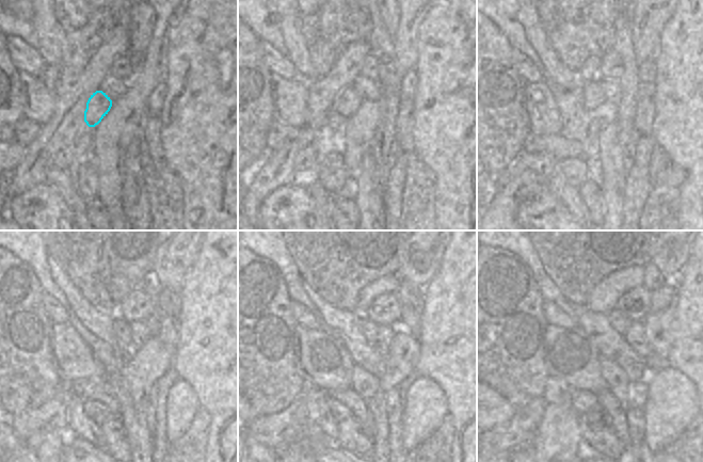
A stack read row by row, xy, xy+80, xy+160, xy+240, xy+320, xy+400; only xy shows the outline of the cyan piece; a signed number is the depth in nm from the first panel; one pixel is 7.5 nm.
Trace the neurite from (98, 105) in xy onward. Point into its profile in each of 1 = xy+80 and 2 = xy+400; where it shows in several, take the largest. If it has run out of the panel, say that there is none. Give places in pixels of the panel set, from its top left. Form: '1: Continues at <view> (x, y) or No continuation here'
1: Continues at xy+80 (347, 101)
2: Continues at xy+400 (619, 321).

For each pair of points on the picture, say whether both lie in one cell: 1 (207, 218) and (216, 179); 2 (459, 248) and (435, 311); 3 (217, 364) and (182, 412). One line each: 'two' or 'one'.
1: one
2: one
3: two

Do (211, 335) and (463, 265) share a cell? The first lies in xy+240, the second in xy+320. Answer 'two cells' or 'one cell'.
one cell

